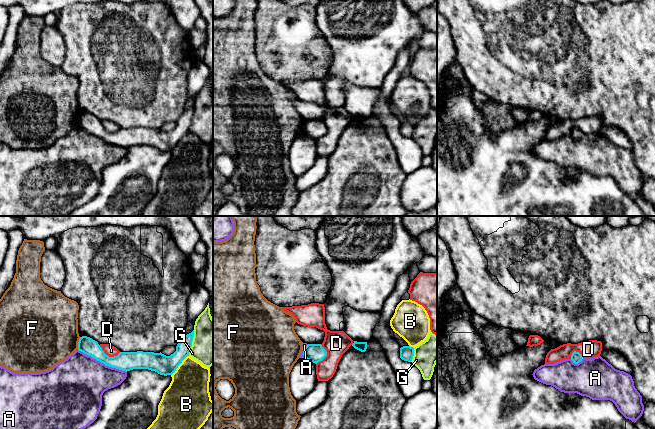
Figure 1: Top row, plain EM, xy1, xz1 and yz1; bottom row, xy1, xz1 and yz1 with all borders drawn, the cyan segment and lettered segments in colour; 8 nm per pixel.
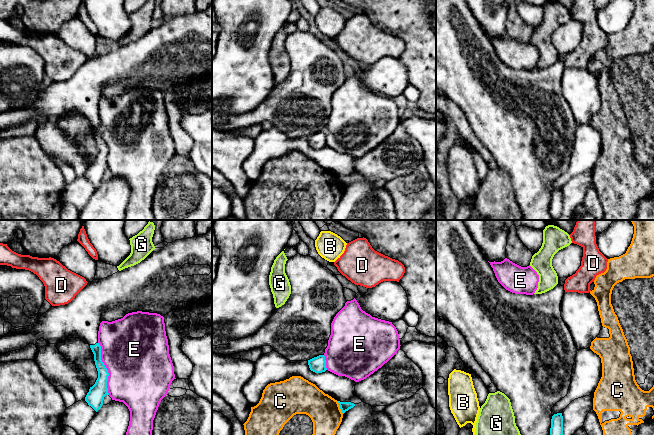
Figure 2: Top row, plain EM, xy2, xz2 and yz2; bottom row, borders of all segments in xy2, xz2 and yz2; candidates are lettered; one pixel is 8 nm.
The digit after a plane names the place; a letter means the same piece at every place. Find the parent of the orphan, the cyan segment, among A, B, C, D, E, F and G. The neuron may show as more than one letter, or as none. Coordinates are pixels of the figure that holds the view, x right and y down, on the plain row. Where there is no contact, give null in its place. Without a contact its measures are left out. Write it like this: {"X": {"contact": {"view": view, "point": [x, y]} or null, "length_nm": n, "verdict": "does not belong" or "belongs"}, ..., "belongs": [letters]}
{"A": {"contact": {"view": "xy1", "point": [102, 138]}, "length_nm": 440, "verdict": "does not belong"}, "B": {"contact": {"view": "xy1", "point": [179, 140]}, "length_nm": 220, "verdict": "does not belong"}, "C": {"contact": {"view": "xz2", "point": [340, 183]}, "length_nm": 120, "verdict": "does not belong"}, "D": {"contact": {"view": "xy1", "point": [108, 132]}, "length_nm": 190, "verdict": "does not belong"}, "E": {"contact": {"view": "xy2", "point": [106, 144]}, "length_nm": 440, "verdict": "does not belong"}, "F": {"contact": {"view": "xy1", "point": [78, 119]}, "length_nm": 110, "verdict": "does not belong"}, "G": {"contact": {"view": "xy1", "point": [191, 119]}, "length_nm": 220, "verdict": "does not belong"}, "belongs": []}

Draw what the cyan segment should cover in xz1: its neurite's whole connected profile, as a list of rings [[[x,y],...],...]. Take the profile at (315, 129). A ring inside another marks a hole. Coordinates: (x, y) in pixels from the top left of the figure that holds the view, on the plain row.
[[[308,120],[303,125],[303,131],[307,136],[317,140],[327,132],[327,128],[321,120]]]

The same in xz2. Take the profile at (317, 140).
[[[319,131],[308,136],[308,141],[311,147],[315,149],[322,149],[327,146],[326,144],[326,136],[324,131]]]

